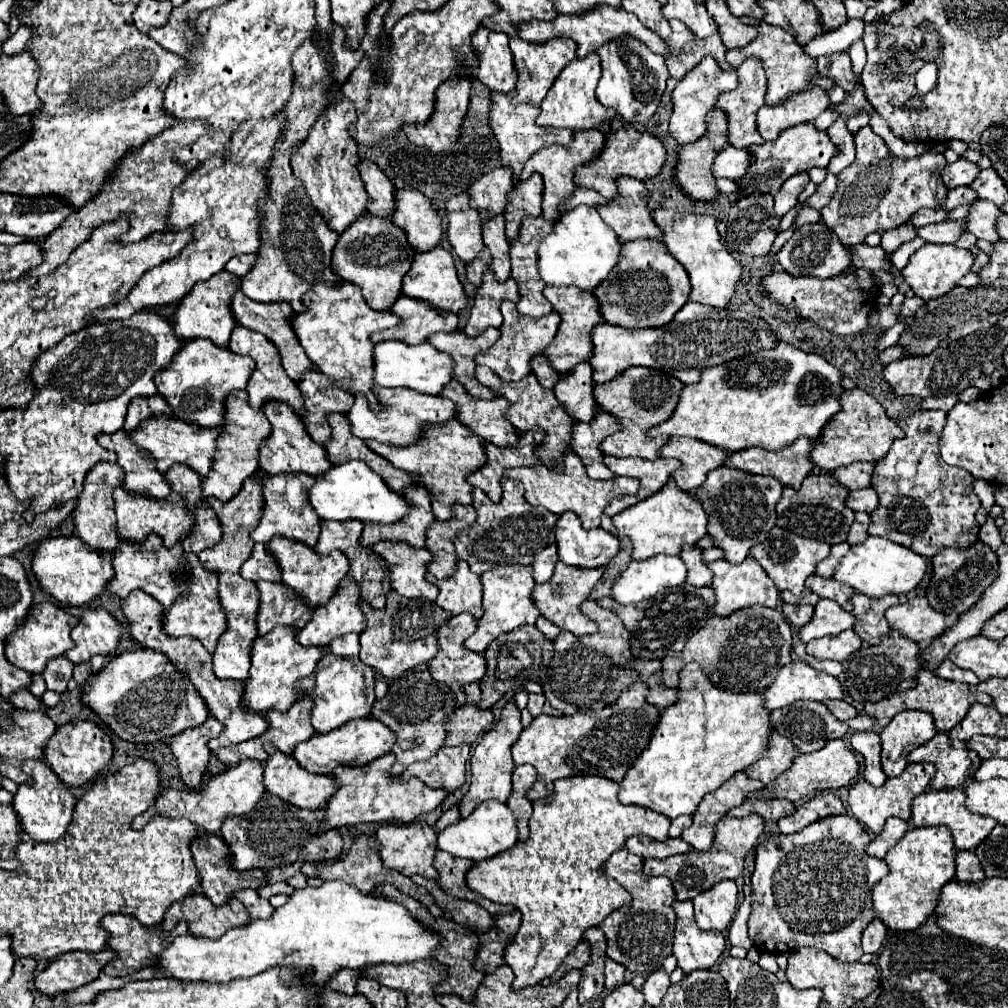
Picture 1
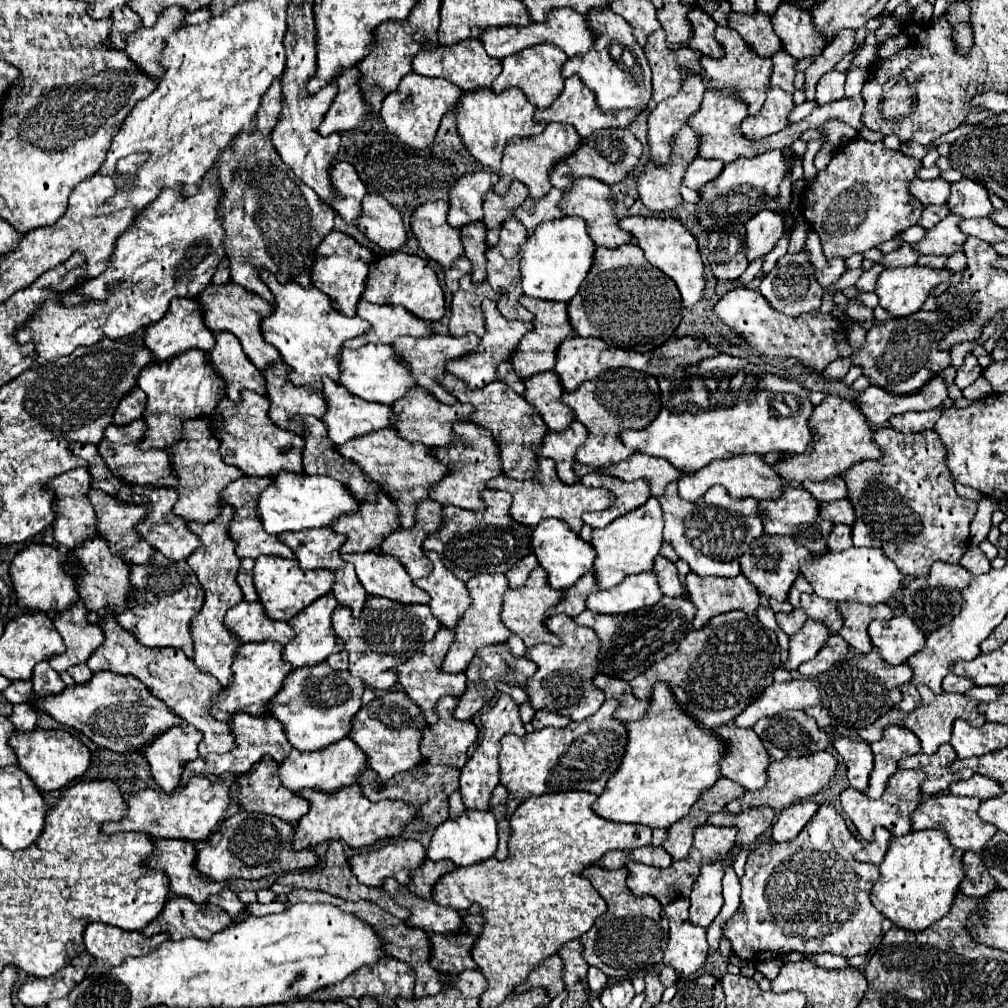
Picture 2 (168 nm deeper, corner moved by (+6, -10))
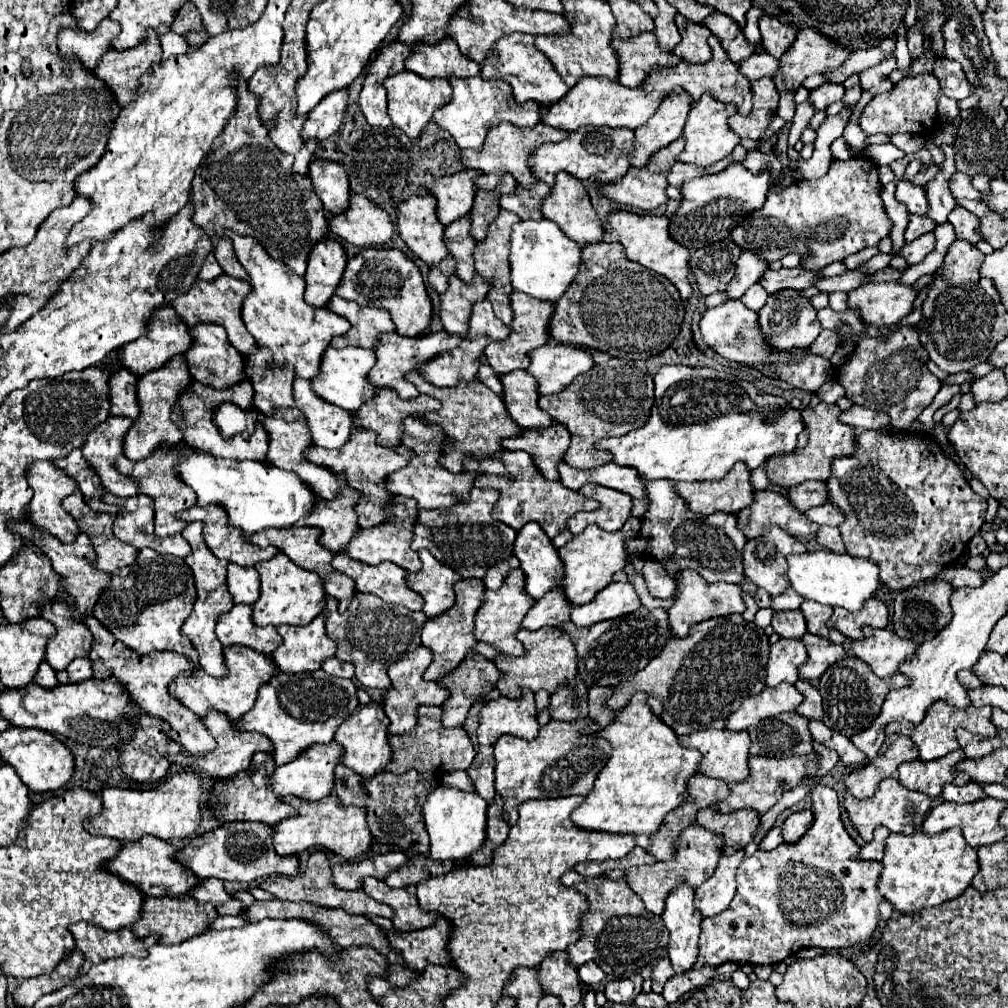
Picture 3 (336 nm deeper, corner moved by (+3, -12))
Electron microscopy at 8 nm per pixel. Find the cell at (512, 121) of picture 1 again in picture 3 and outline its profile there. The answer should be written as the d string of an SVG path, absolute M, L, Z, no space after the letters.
M481 76L469 78L469 80L449 80L453 92L451 100L441 106L437 112L433 112L433 122L451 134L451 138L457 142L459 148L471 148L481 150L487 130L493 124L499 122L511 122L515 126L535 126L539 118L539 104L537 102L525 102L519 104L511 96L511 86L503 80L483 80Z

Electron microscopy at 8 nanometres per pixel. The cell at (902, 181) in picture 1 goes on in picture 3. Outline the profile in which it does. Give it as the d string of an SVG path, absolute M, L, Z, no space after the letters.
M867 156L849 158L847 162L843 162L843 160L831 160L829 172L827 172L823 178L817 178L817 180L795 180L789 188L785 188L785 190L781 190L781 192L777 192L775 186L771 184L771 190L767 192L767 200L765 200L763 208L759 208L757 212L751 212L751 214L745 218L745 222L741 222L737 228L733 228L733 232L731 232L731 240L733 240L743 252L745 252L745 250L757 252L757 254L759 254L765 262L769 262L769 264L775 262L775 260L781 260L781 258L787 256L789 252L797 252L797 254L801 256L799 266L809 268L809 270L821 270L821 268L825 268L827 264L837 262L837 260L843 260L845 256L855 254L855 252L859 252L859 250L863 250L863 248L867 248L867 246L877 246L877 242L879 242L881 238L889 236L891 222L889 222L887 214L885 214L885 208L883 208L883 202L881 202L881 196L879 196L879 194L881 194L881 184L879 184L879 180L877 180L877 166L875 166Z

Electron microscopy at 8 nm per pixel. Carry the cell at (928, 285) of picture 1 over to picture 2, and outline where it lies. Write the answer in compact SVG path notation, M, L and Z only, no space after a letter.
M898 266L886 268L876 284L876 294L880 306L886 308L894 318L914 314L922 308L932 288L954 276L948 268L928 268L928 266Z

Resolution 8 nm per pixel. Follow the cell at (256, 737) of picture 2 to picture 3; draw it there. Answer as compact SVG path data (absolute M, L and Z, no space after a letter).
M209 712L209 716L203 716L199 720L205 724L205 728L209 728L211 736L217 740L217 748L213 748L213 752L205 752L205 756L195 756L193 764L211 778L231 778L237 772L243 772L245 768L249 768L249 762L251 762L255 752L271 752L273 750L271 742L265 736L261 736L257 732L237 732L237 730L233 730L231 720L225 714Z

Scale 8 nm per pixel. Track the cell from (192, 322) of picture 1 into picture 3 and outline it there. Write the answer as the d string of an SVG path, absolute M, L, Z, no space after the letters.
M165 306L165 308L157 308L157 312L153 312L145 336L139 336L137 340L125 344L119 350L119 360L121 360L123 368L133 372L135 376L141 376L141 374L151 372L155 368L161 368L175 354L187 352L189 346L191 346L191 336L187 332L187 326L177 318L177 314L175 314L175 310L171 306Z

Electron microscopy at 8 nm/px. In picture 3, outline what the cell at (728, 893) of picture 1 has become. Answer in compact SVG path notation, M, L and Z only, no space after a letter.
M739 850L733 856L721 856L715 874L695 890L695 908L703 916L717 916L727 910L735 896L735 870L743 856L745 850Z

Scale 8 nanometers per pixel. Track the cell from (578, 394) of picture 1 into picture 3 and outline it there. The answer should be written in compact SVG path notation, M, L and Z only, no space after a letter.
M513 370L501 376L503 384L503 402L509 416L521 428L545 428L551 424L551 416L547 416L537 400L537 382L525 370Z

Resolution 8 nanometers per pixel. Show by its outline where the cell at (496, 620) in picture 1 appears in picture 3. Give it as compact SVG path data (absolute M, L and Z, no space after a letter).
M469 578L469 580L459 580L453 586L453 590L455 590L453 608L449 608L449 612L443 612L441 616L429 618L425 622L425 628L421 630L423 646L433 652L433 660L431 660L429 668L425 670L425 680L439 680L441 676L445 676L453 668L457 668L457 664L461 664L461 660L465 660L467 650L477 642L473 638L473 616L475 616L475 612L479 608L485 586L477 578Z

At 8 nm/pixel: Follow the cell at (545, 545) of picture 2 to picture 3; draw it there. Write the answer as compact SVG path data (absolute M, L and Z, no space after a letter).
M529 522L517 532L513 554L519 558L519 568L525 572L525 592L529 592L529 596L541 598L561 584L563 564L557 556L557 548L537 522Z

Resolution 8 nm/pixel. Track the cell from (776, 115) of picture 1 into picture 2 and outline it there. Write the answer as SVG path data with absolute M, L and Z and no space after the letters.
M770 88L768 98L766 98L760 114L758 116L748 116L742 122L740 130L748 140L758 142L758 140L762 140L762 138L766 138L774 132L784 130L790 124L788 116L794 110L794 106L796 104L792 100L792 94L784 92L782 88Z

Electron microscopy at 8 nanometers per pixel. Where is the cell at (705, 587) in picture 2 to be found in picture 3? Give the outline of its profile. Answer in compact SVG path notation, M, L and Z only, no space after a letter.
M681 570L681 578L677 582L677 598L673 606L667 610L669 614L669 630L675 638L685 638L689 628L697 622L703 622L707 618L717 618L717 616L729 616L735 612L743 612L745 604L741 598L741 586L739 584L725 584L725 582L707 582L701 580L701 576L693 570Z

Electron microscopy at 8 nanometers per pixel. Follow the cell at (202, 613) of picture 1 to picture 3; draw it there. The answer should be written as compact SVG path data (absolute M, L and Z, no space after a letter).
M143 548L137 552L137 560L131 566L125 566L109 576L111 584L105 588L105 592L101 592L93 608L93 616L117 640L137 654L145 656L155 650L173 650L197 664L197 652L193 650L191 642L181 636L181 626L191 614L193 600L197 598L193 572L185 560L177 556L161 556L159 552Z

